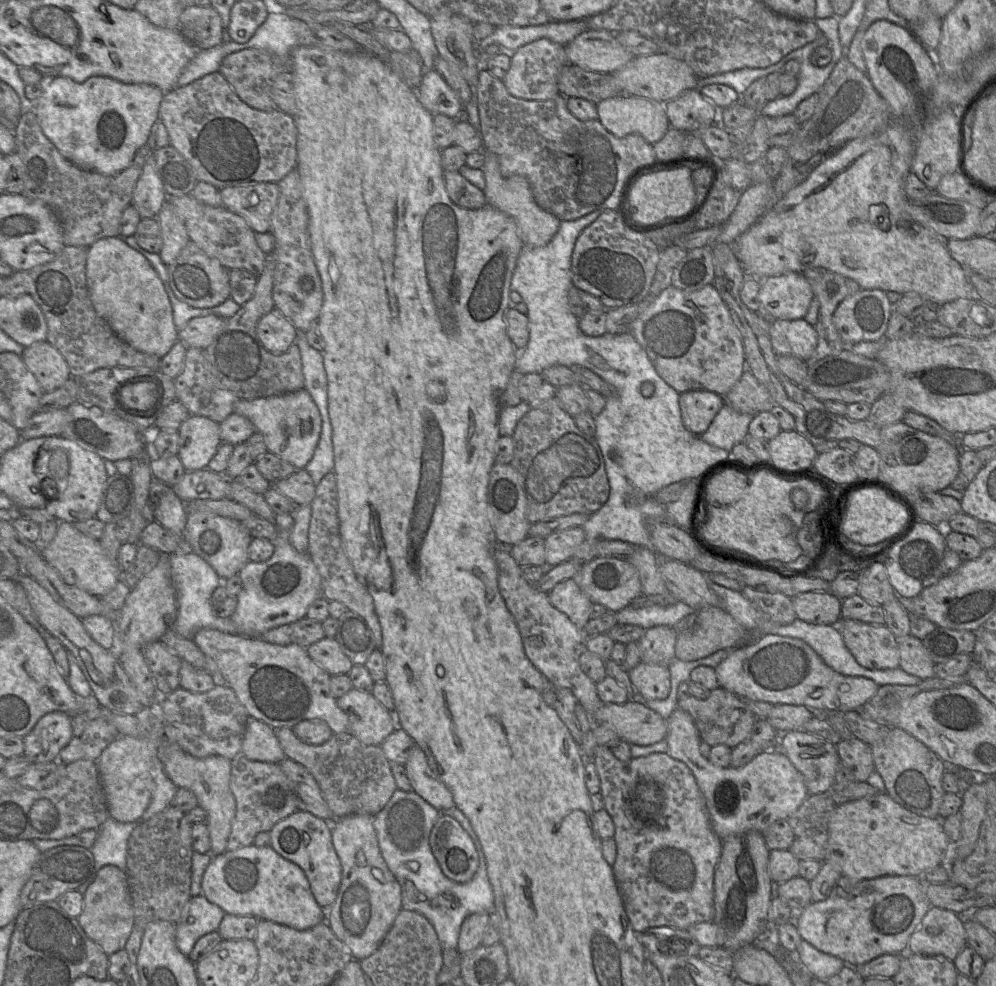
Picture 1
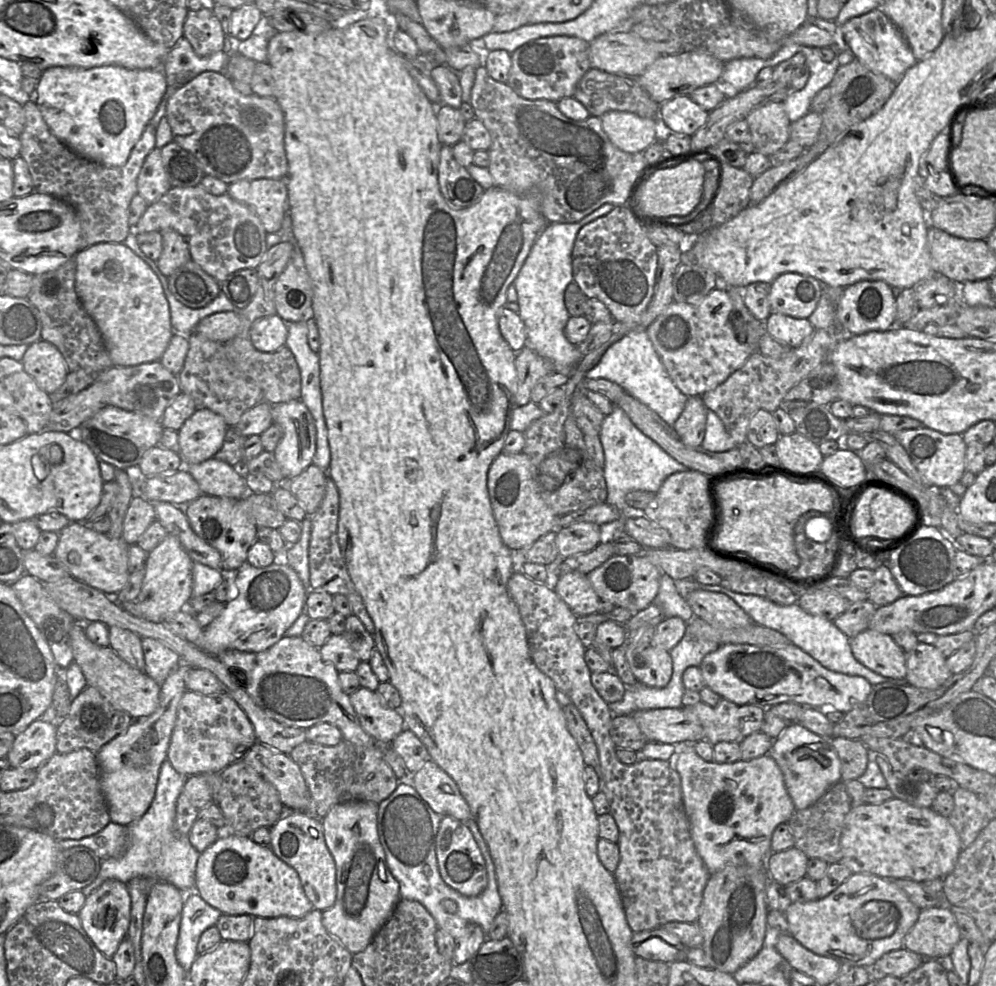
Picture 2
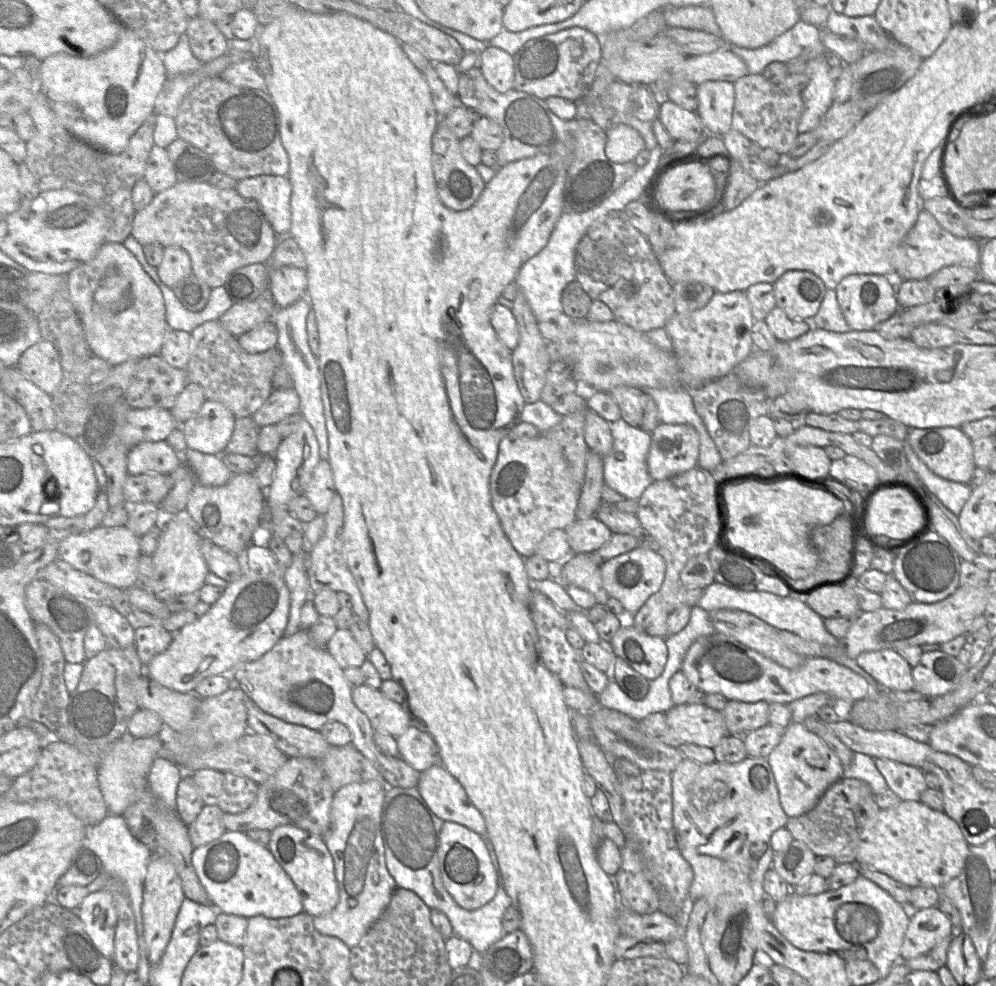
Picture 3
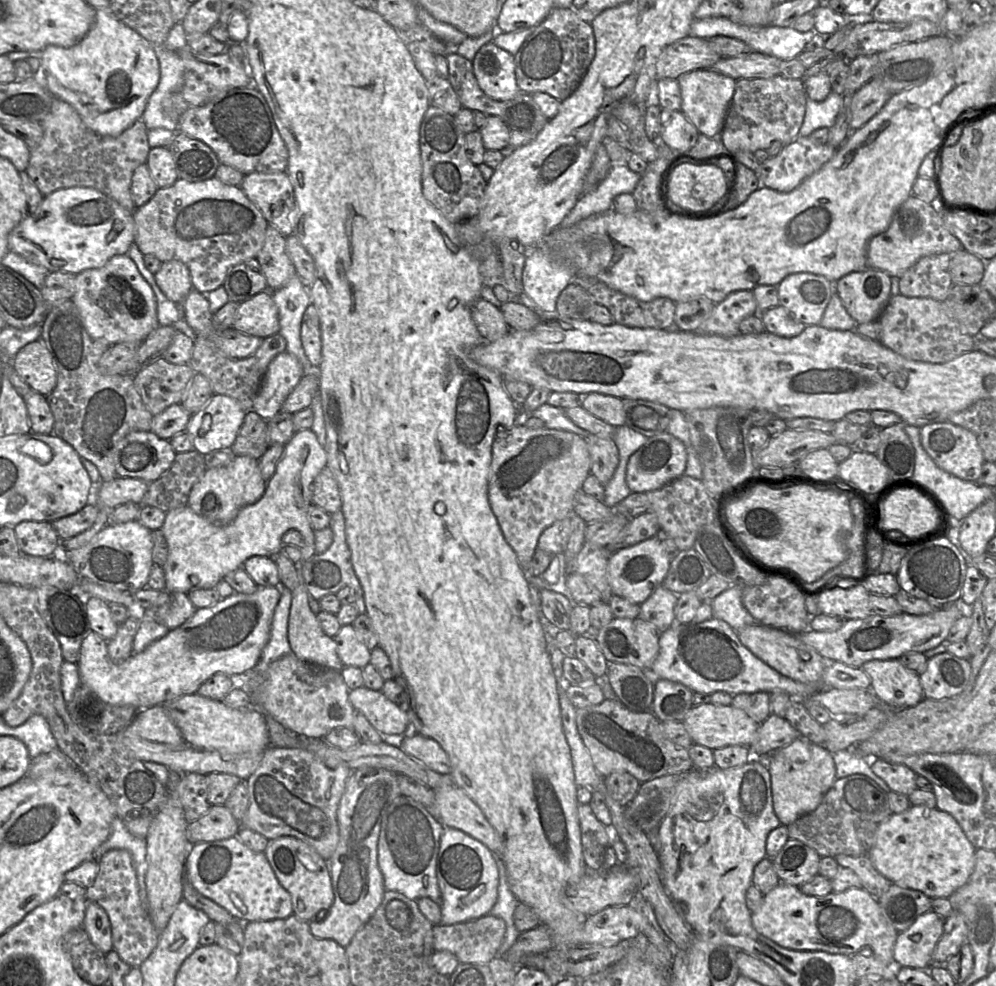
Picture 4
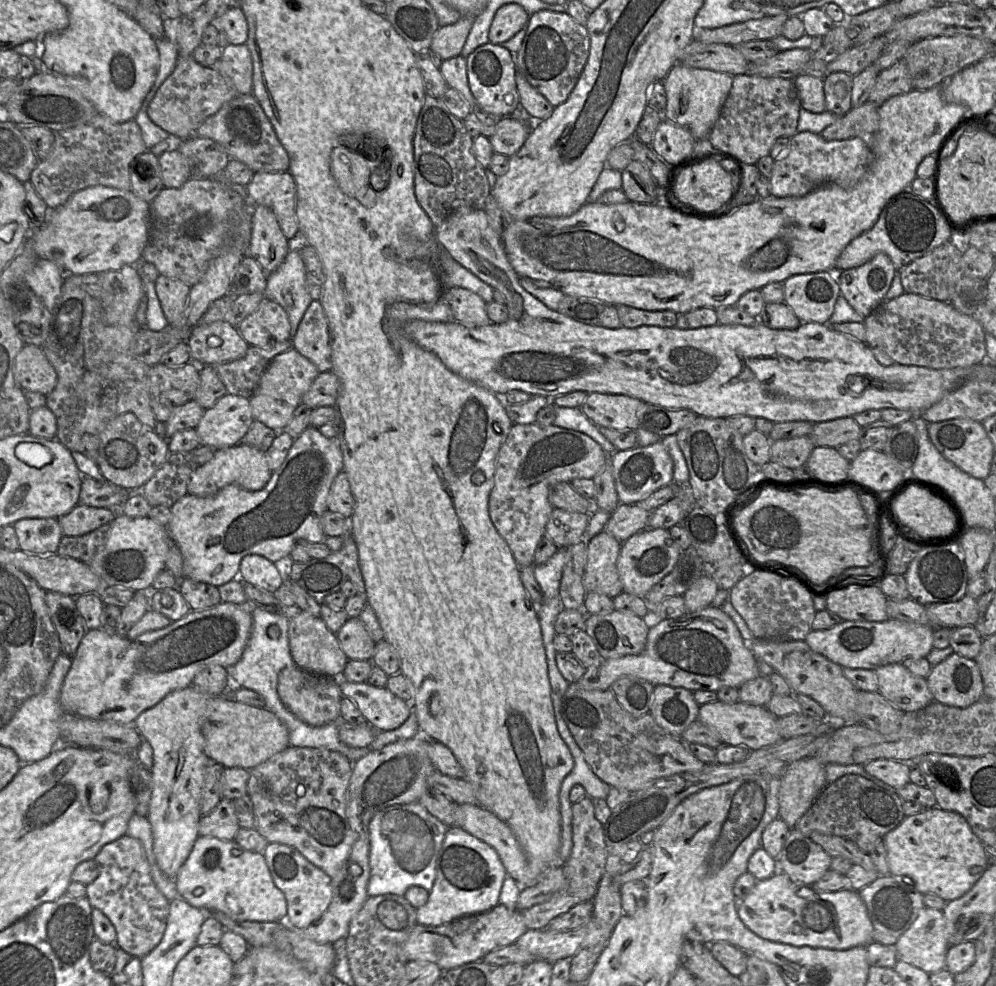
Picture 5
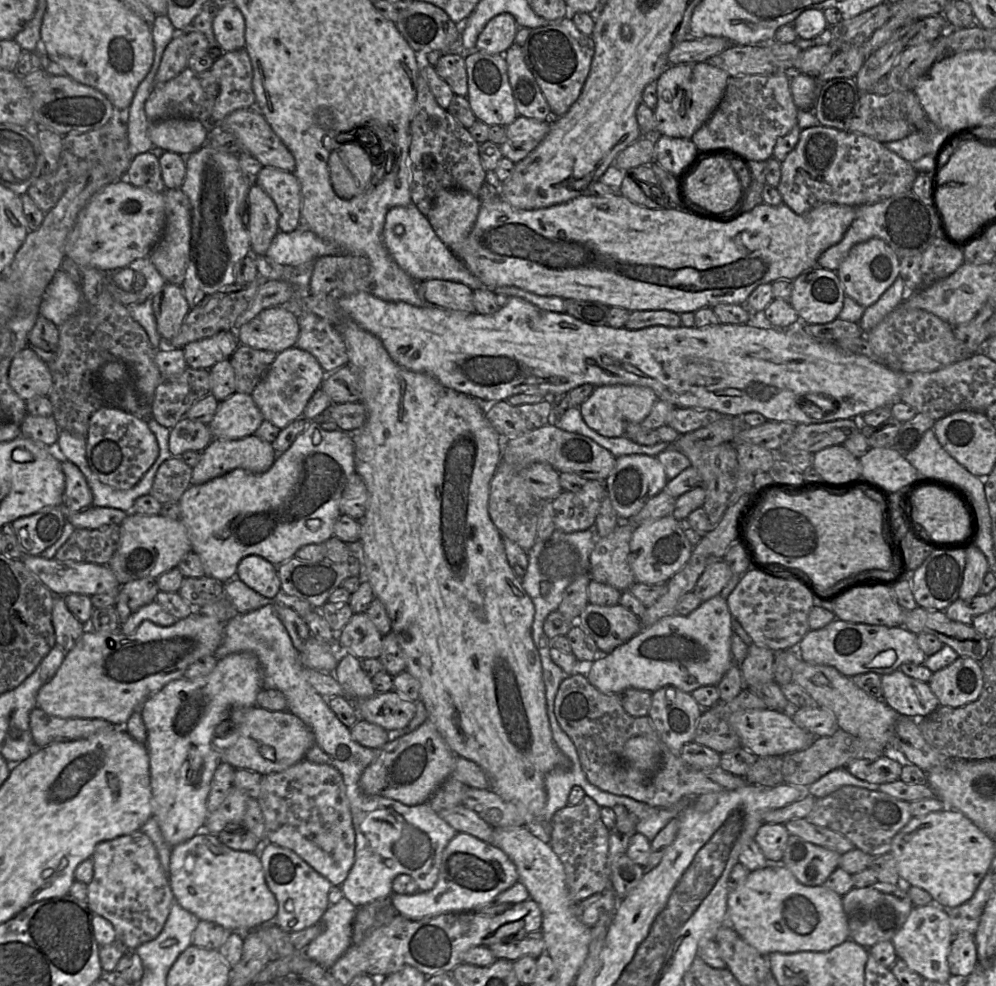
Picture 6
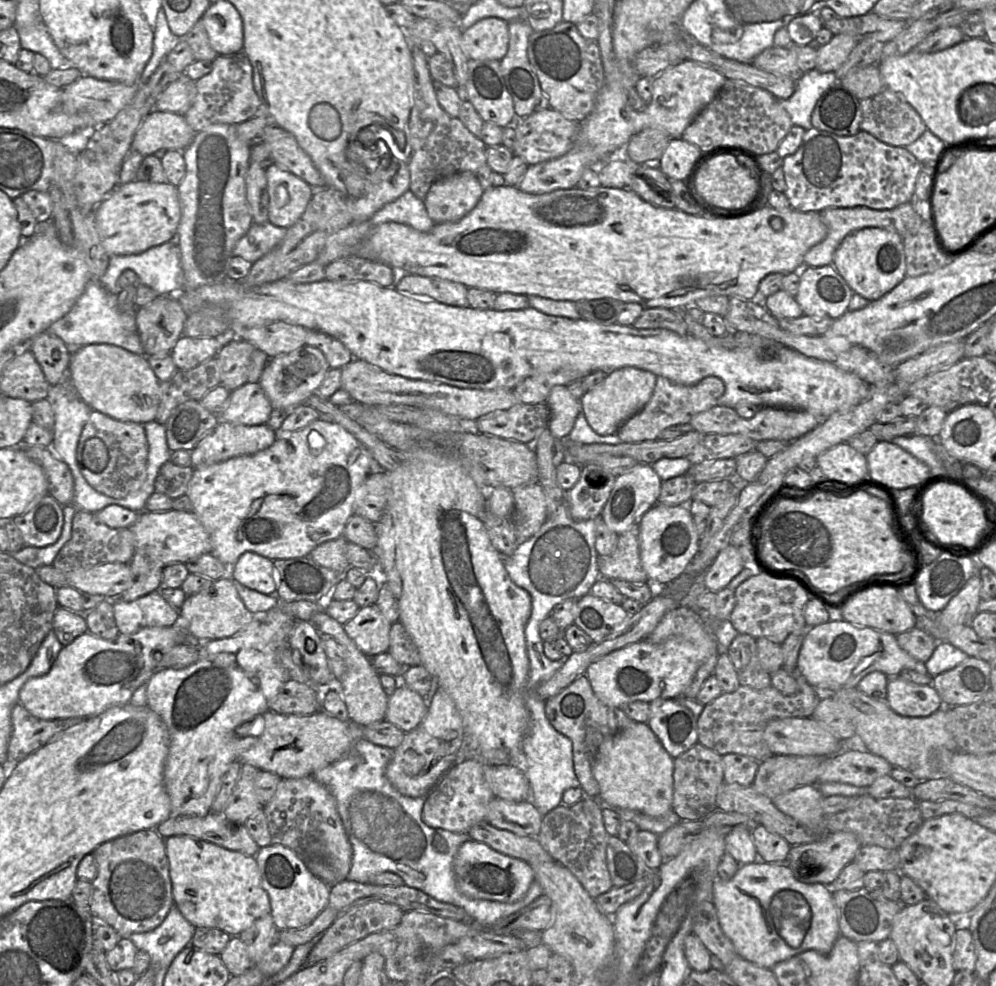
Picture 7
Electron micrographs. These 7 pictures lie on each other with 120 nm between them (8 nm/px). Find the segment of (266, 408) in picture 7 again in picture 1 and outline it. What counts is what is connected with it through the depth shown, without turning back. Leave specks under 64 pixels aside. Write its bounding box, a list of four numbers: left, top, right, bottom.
[177,415,222,470]

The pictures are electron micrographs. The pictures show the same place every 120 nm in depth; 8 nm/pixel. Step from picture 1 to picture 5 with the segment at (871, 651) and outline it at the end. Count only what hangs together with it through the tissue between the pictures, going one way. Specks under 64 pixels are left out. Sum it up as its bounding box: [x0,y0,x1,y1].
[874,663,934,713]

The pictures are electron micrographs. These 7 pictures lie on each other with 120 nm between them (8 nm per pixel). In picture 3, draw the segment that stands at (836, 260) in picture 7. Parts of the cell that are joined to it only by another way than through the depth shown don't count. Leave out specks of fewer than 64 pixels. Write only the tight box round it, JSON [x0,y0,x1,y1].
[835,274,898,331]

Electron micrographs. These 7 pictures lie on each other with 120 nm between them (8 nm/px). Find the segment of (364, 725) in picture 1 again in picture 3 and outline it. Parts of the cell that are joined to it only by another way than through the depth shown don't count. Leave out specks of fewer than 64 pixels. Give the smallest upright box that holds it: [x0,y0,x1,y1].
[351,684,409,737]

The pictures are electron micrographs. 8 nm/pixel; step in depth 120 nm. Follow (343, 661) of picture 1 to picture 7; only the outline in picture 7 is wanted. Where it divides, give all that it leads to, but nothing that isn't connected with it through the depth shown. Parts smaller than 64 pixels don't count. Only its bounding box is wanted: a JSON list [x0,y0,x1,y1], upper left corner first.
[343,604,391,657]

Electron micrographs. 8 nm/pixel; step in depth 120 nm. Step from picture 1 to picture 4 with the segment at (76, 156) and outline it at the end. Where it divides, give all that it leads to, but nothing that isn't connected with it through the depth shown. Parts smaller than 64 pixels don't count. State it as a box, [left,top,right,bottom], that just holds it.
[33,9,160,137]

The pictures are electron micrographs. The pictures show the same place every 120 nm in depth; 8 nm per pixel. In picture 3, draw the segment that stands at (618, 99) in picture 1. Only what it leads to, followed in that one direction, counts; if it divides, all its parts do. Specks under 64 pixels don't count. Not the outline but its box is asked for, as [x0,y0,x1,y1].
[605,124,645,163]

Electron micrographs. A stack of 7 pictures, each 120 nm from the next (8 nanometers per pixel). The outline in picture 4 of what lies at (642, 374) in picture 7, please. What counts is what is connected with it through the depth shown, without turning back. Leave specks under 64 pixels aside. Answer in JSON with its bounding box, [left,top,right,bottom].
[581,393,626,427]

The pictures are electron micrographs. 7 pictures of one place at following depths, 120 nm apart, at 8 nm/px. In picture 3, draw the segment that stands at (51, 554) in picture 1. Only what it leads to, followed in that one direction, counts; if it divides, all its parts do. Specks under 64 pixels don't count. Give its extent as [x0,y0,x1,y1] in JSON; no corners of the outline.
[58,526,140,590]

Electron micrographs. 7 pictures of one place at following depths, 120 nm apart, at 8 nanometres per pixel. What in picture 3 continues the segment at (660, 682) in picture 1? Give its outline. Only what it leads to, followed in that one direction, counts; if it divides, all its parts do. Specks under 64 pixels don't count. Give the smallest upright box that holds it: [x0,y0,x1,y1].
[608,624,667,681]

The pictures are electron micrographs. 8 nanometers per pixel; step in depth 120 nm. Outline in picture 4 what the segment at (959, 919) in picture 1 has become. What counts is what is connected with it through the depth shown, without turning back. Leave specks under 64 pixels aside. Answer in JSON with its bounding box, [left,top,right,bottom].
[893,911,944,969]

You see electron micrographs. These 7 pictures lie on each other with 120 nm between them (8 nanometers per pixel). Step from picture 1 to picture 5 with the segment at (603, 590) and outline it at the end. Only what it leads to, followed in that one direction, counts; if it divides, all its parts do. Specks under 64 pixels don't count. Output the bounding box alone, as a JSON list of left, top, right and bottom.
[617,529,681,597]

